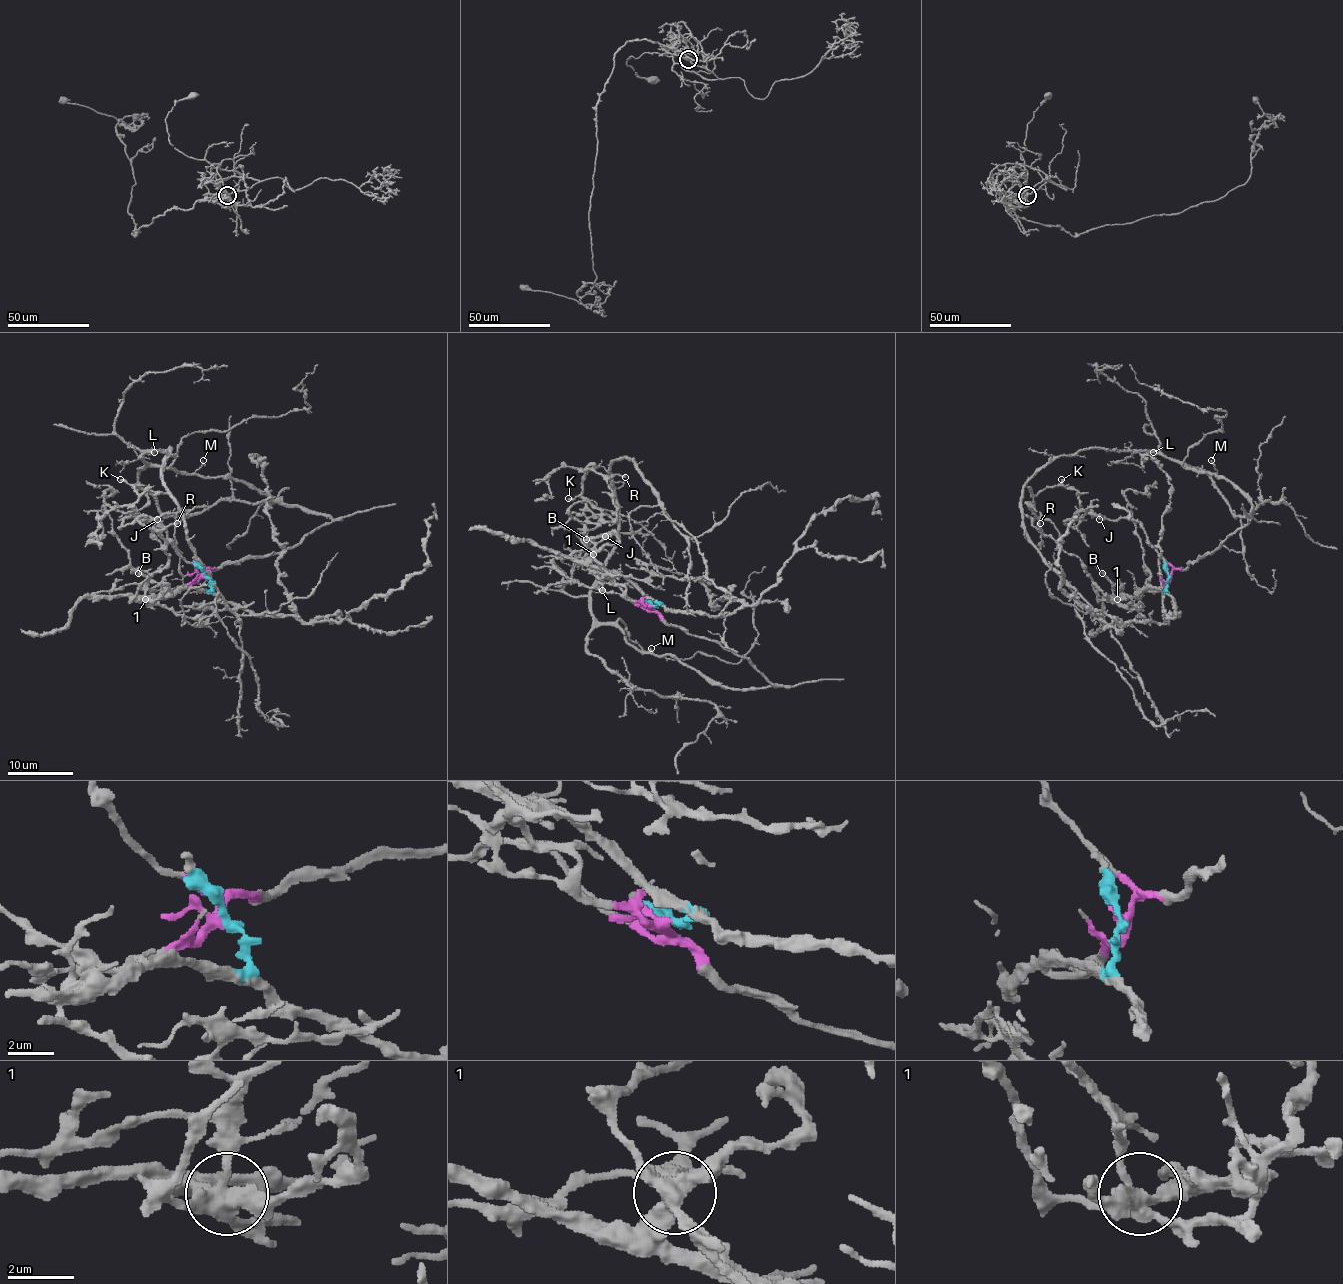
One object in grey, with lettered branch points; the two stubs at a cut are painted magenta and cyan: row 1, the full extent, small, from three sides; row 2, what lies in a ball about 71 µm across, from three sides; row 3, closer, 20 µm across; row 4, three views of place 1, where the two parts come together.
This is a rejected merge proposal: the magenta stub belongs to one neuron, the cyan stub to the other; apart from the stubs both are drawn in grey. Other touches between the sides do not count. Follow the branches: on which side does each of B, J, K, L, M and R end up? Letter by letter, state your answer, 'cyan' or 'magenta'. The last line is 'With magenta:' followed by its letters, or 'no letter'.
B: magenta
J: magenta
K: magenta
L: magenta
M: magenta
R: magenta
With magenta: B, J, K, L, M, R

